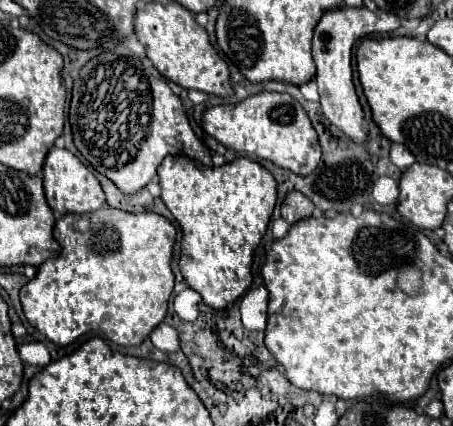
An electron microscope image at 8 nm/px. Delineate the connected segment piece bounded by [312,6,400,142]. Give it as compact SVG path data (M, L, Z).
M362 6L362 8L338 8L324 12L324 16L314 28L312 56L316 62L316 82L318 82L324 116L354 142L364 142L366 132L362 132L364 114L352 82L352 66L350 66L352 46L356 40L368 34L388 34L394 32L398 26L400 26L400 18L396 18L392 12L384 12L380 8L368 10L366 6Z

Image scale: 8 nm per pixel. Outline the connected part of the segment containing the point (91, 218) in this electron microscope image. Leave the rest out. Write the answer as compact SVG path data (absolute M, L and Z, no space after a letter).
M100 208L92 214L66 214L54 224L60 254L38 266L36 276L22 286L20 302L26 320L54 344L66 346L88 332L102 332L120 346L138 346L164 320L168 298L174 288L170 268L176 228L160 214L128 214L116 208Z

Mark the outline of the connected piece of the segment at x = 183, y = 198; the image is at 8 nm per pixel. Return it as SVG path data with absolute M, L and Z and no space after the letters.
M166 156L158 168L158 178L162 188L160 198L182 230L178 266L186 284L202 296L206 306L216 310L226 308L230 302L236 302L252 284L252 254L266 232L276 204L274 176L262 164L250 158L236 158L224 166L208 168L190 160L188 156Z

